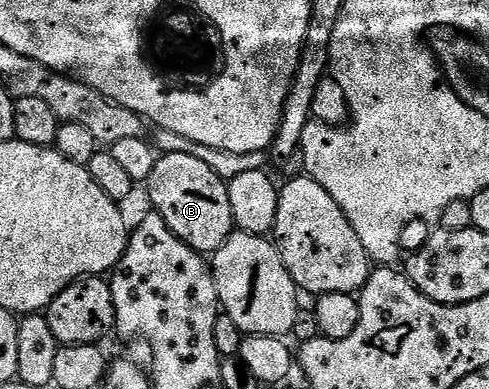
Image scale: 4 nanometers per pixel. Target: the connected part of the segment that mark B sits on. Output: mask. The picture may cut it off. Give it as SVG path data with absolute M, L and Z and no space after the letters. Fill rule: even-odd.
M179 152L162 154L144 190L150 193L153 213L162 217L180 241L203 256L213 256L235 233L227 179L208 168L203 160Z

